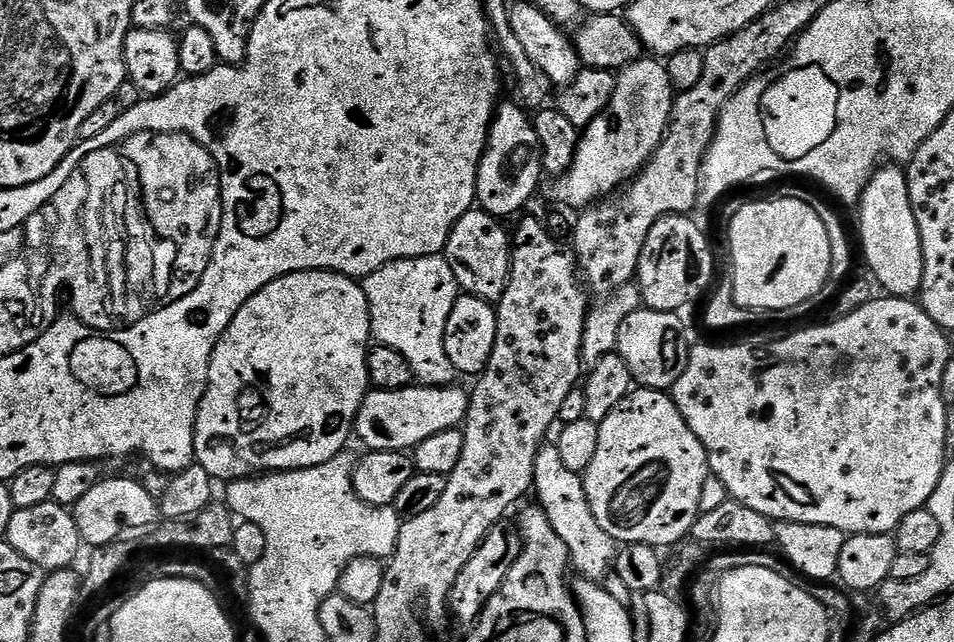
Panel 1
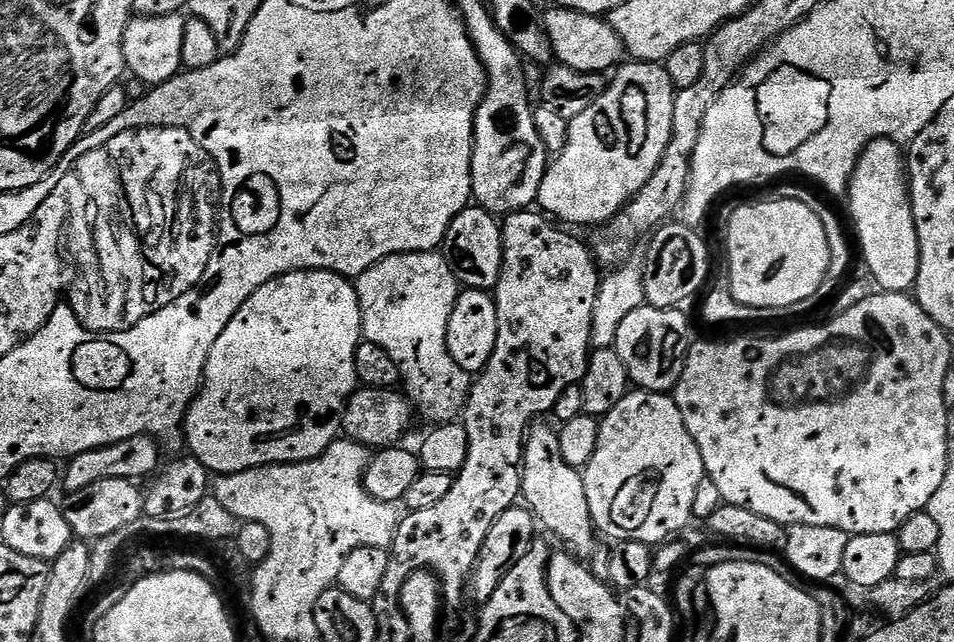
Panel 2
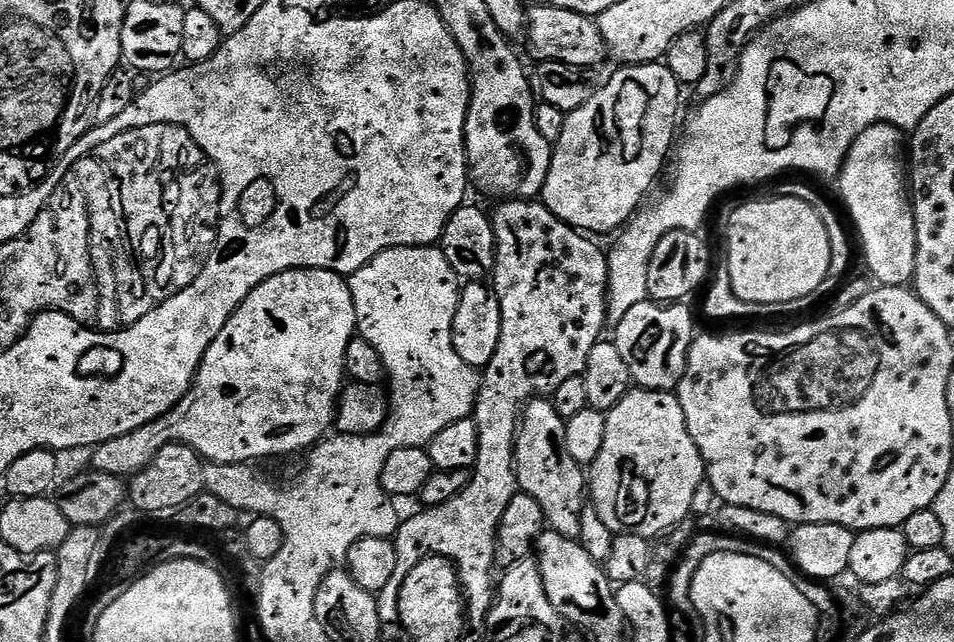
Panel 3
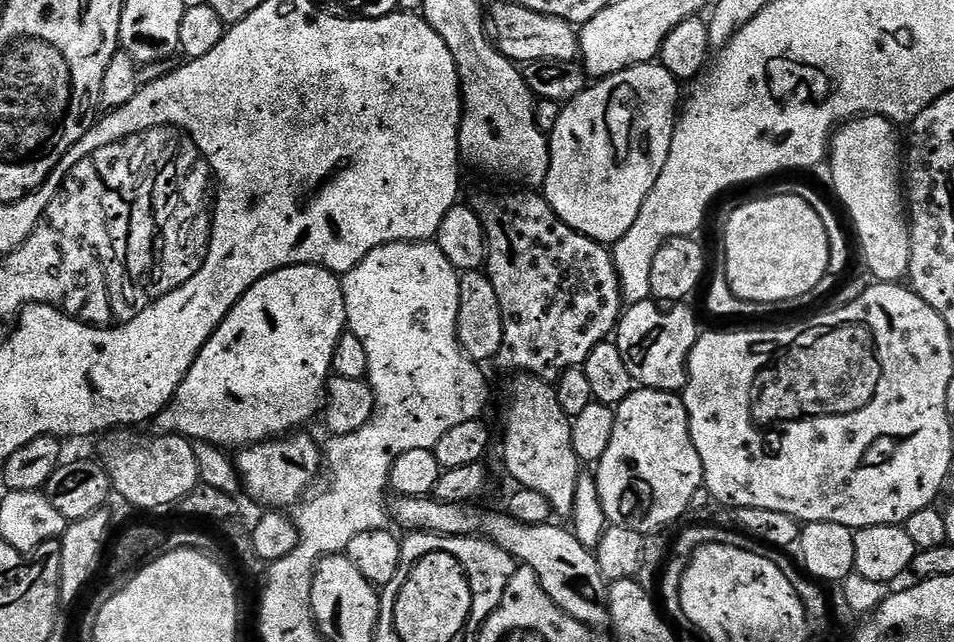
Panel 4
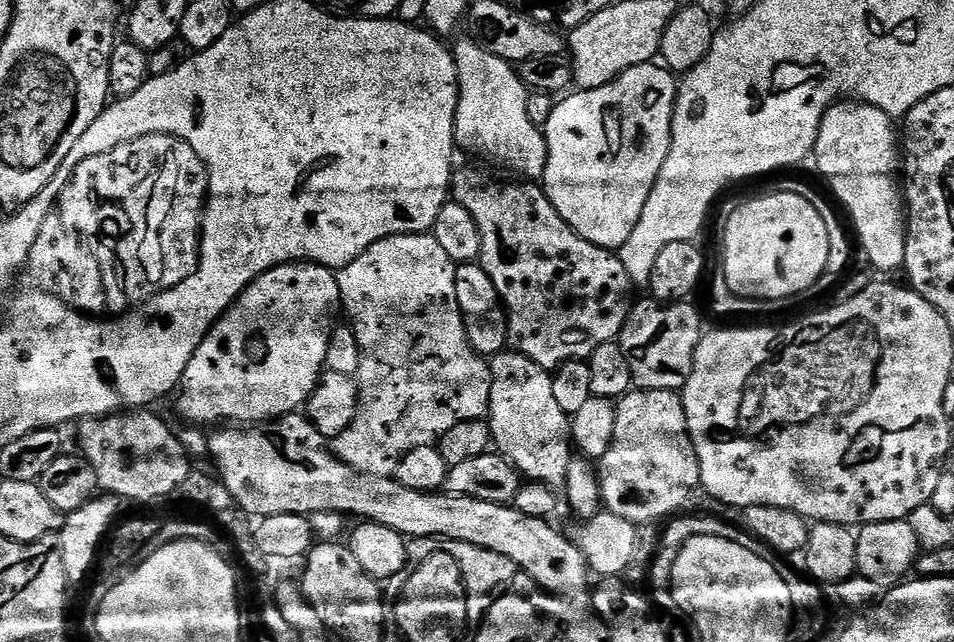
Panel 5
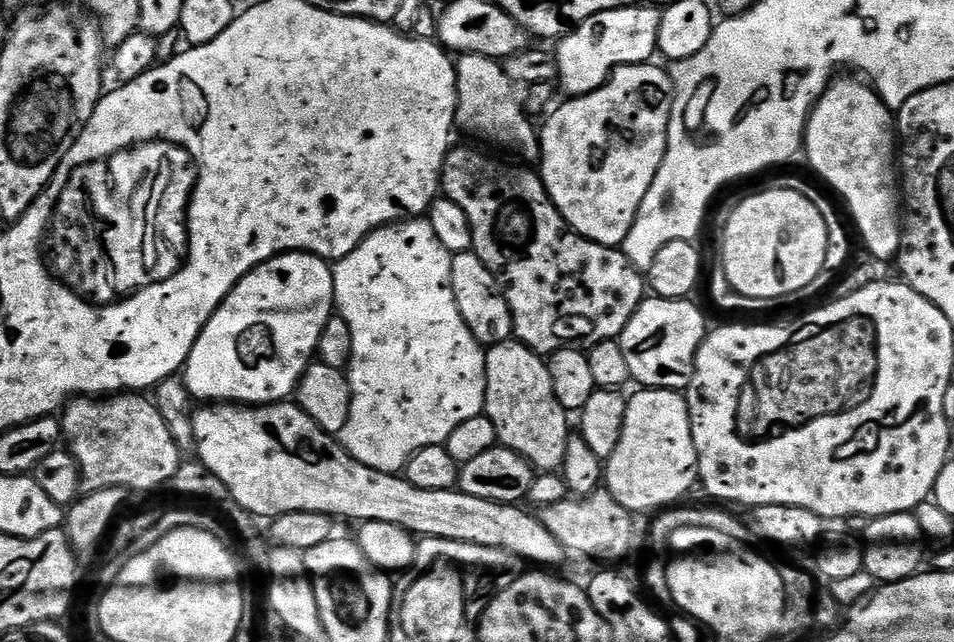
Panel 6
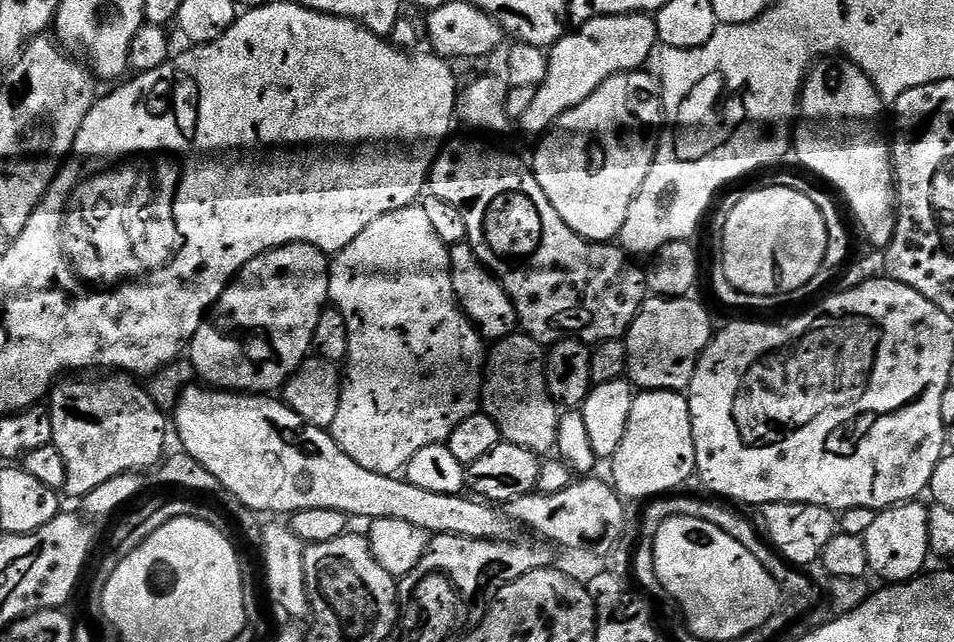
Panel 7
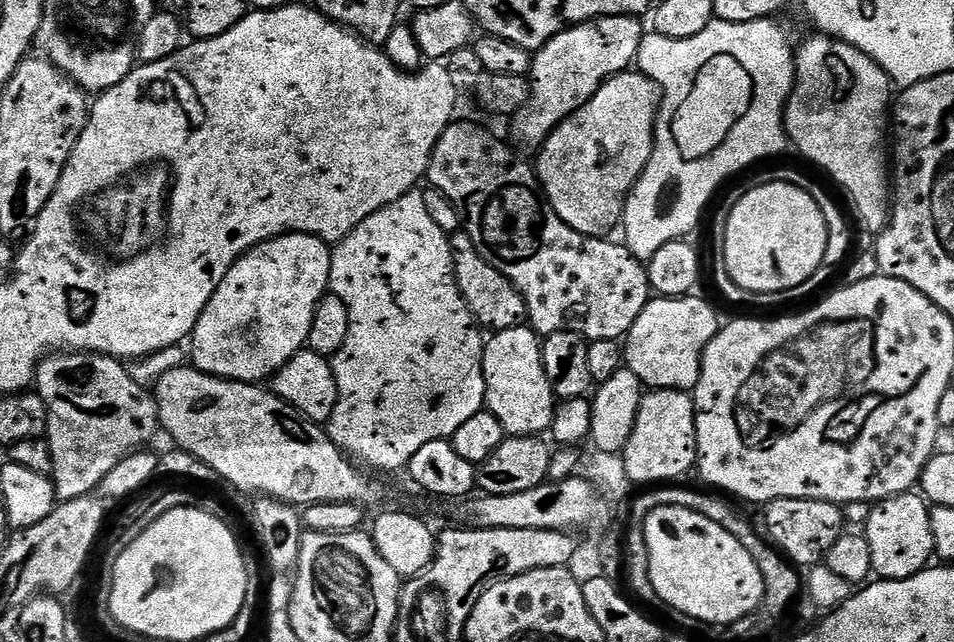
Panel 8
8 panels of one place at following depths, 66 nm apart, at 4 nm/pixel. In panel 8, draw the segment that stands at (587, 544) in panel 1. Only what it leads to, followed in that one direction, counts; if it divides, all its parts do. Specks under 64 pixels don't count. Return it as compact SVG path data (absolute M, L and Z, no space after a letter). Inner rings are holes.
M521 326L491 333L487 337L484 346L484 381L486 382L486 394L484 402L487 411L502 422L505 433L508 436L535 436L547 433L552 427L554 410L557 406L557 398L550 390L550 378L546 378L546 370L542 366L542 340L531 327Z

